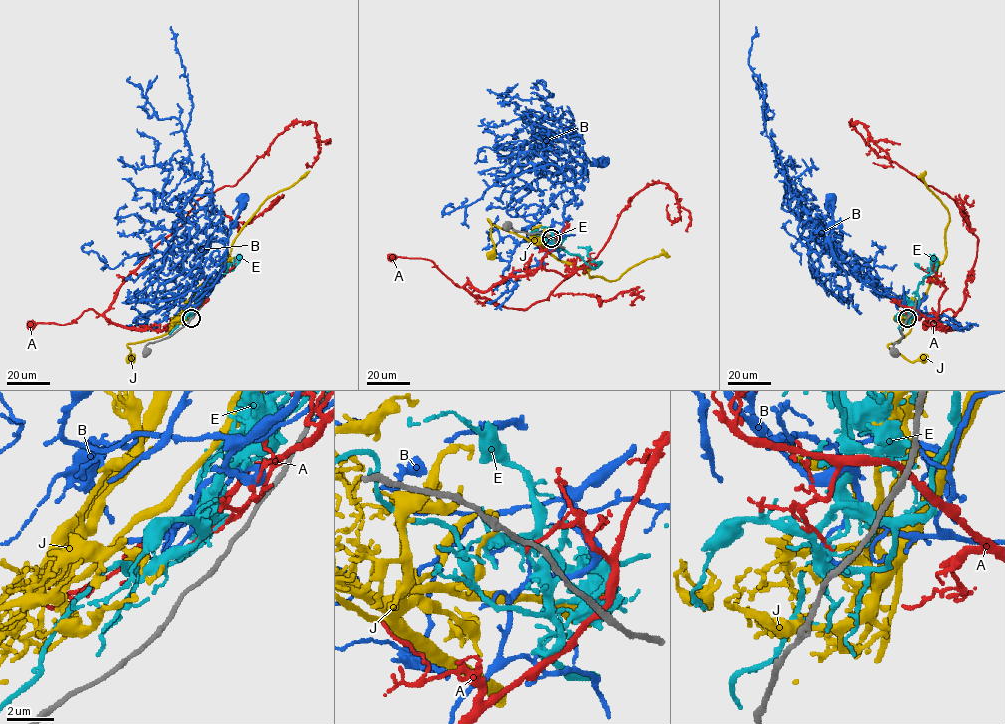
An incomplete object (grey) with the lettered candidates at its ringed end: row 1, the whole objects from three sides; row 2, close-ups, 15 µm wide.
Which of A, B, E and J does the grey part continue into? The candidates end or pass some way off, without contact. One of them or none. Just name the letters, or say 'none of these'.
none of these

